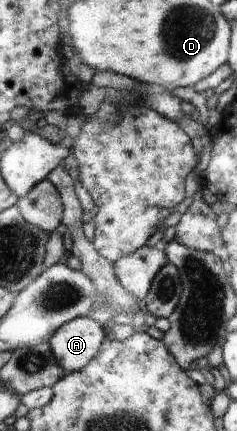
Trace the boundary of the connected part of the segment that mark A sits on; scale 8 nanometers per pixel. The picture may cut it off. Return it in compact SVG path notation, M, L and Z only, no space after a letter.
M78 317L64 324L50 345L67 374L86 368L102 351L105 339L104 327L99 322L91 317Z

